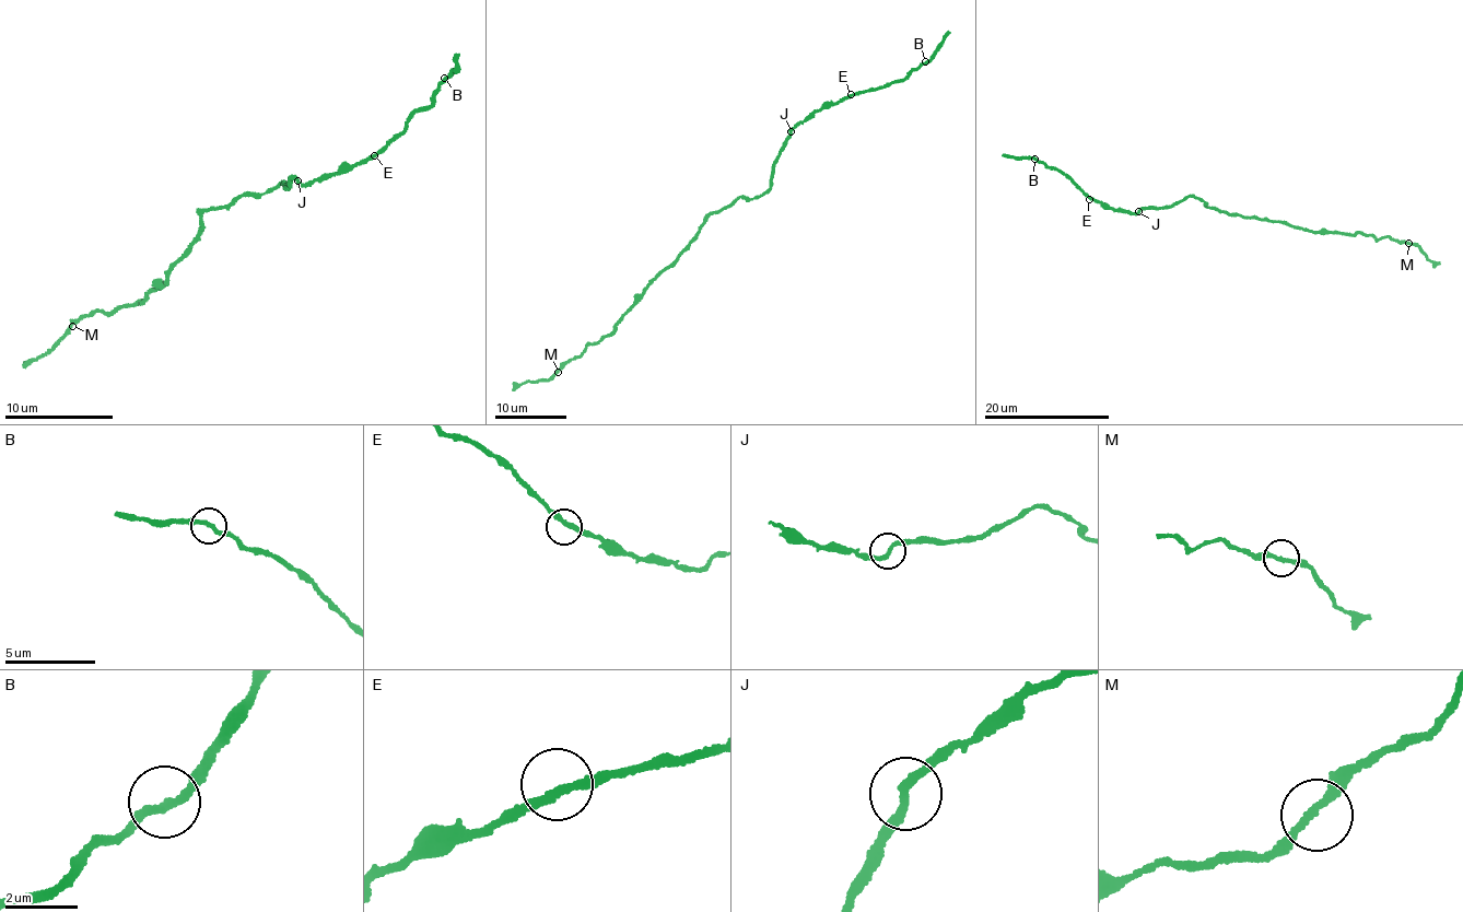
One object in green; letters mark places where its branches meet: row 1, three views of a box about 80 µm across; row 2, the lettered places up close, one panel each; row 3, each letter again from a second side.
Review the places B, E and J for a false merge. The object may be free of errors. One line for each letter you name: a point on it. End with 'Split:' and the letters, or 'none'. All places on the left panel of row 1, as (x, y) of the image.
Split: none

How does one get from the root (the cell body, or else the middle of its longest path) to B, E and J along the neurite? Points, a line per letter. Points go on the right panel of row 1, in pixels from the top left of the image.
B: (1213, 208), (1189, 196), (1170, 206), (1145, 207), (1134, 213), (1115, 209), (1093, 199), (1064, 174), (1034, 159)
E: (1213, 208), (1189, 196), (1170, 206), (1145, 207), (1134, 213), (1089, 199)
J: (1213, 208), (1189, 196), (1170, 206), (1138, 211)

